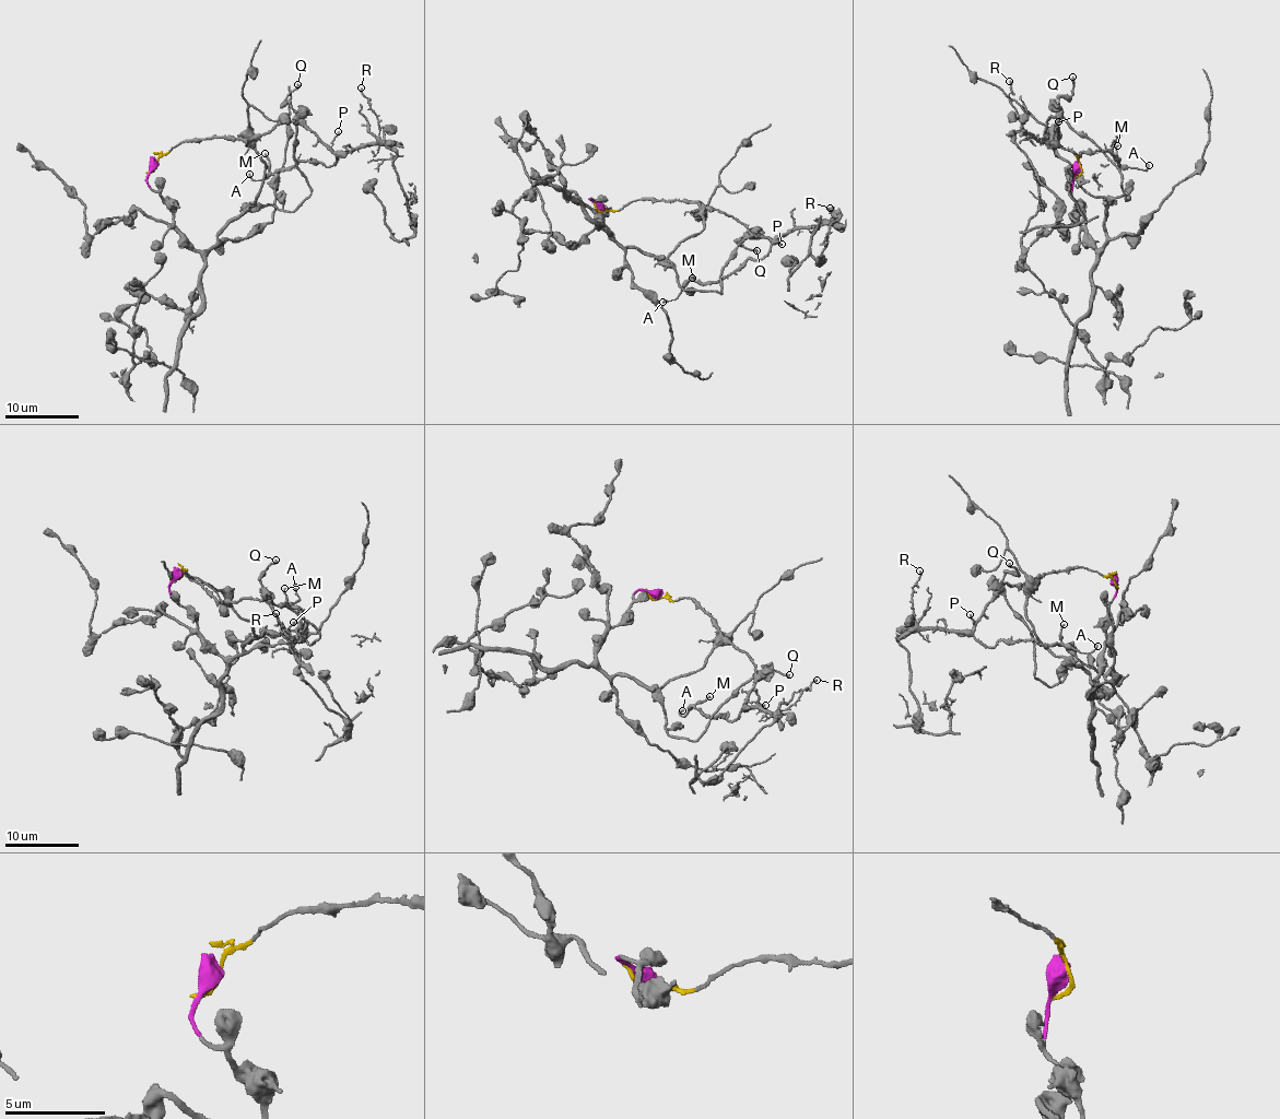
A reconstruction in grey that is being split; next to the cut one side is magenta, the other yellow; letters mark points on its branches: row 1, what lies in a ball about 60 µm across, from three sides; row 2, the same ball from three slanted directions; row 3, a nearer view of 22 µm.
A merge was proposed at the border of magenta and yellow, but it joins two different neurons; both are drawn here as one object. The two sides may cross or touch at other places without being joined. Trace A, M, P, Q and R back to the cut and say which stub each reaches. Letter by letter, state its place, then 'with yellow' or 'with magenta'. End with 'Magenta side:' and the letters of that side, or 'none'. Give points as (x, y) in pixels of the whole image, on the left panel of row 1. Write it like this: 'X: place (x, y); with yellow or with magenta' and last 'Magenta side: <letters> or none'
A: place (249, 174); with yellow
M: place (265, 153); with yellow
P: place (338, 131); with yellow
Q: place (297, 84); with yellow
R: place (361, 87); with yellow
Magenta side: none

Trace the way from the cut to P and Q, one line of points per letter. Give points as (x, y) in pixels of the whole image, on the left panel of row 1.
P: (154, 168), (181, 141), (265, 134), (288, 122), (309, 128), (327, 144), (339, 132)
Q: (154, 168), (181, 141), (265, 134), (283, 124), (300, 120), (291, 104), (284, 102), (297, 83)

